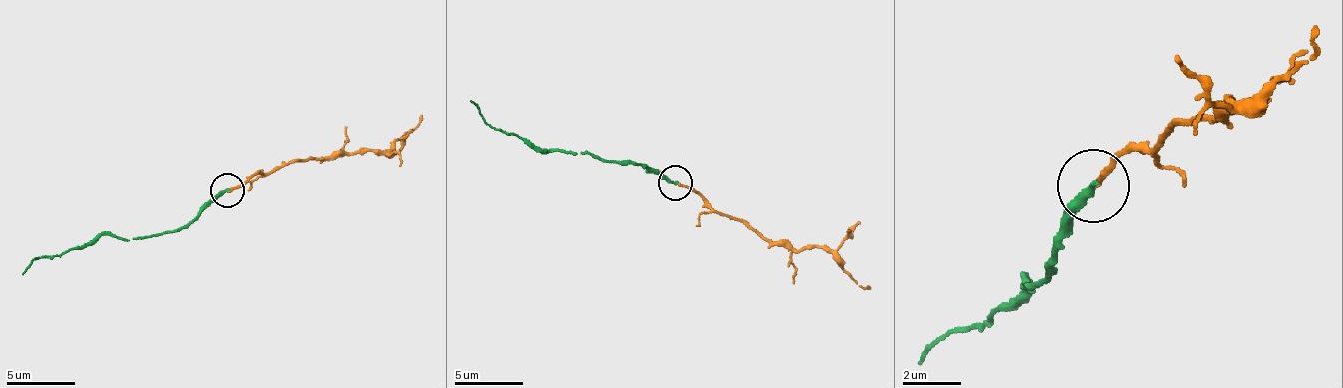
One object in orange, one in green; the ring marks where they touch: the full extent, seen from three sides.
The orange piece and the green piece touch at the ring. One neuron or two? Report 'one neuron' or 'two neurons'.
two neurons

